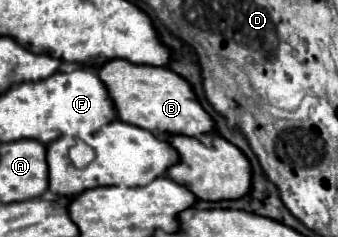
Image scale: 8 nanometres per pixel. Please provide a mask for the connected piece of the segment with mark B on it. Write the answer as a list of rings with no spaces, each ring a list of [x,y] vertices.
[[[108,60],[100,68],[100,78],[106,84],[114,104],[118,118],[122,122],[134,124],[148,132],[158,132],[164,136],[202,136],[214,132],[216,124],[210,114],[198,102],[192,86],[172,72],[170,68],[152,68],[152,66],[138,66],[126,60]]]

